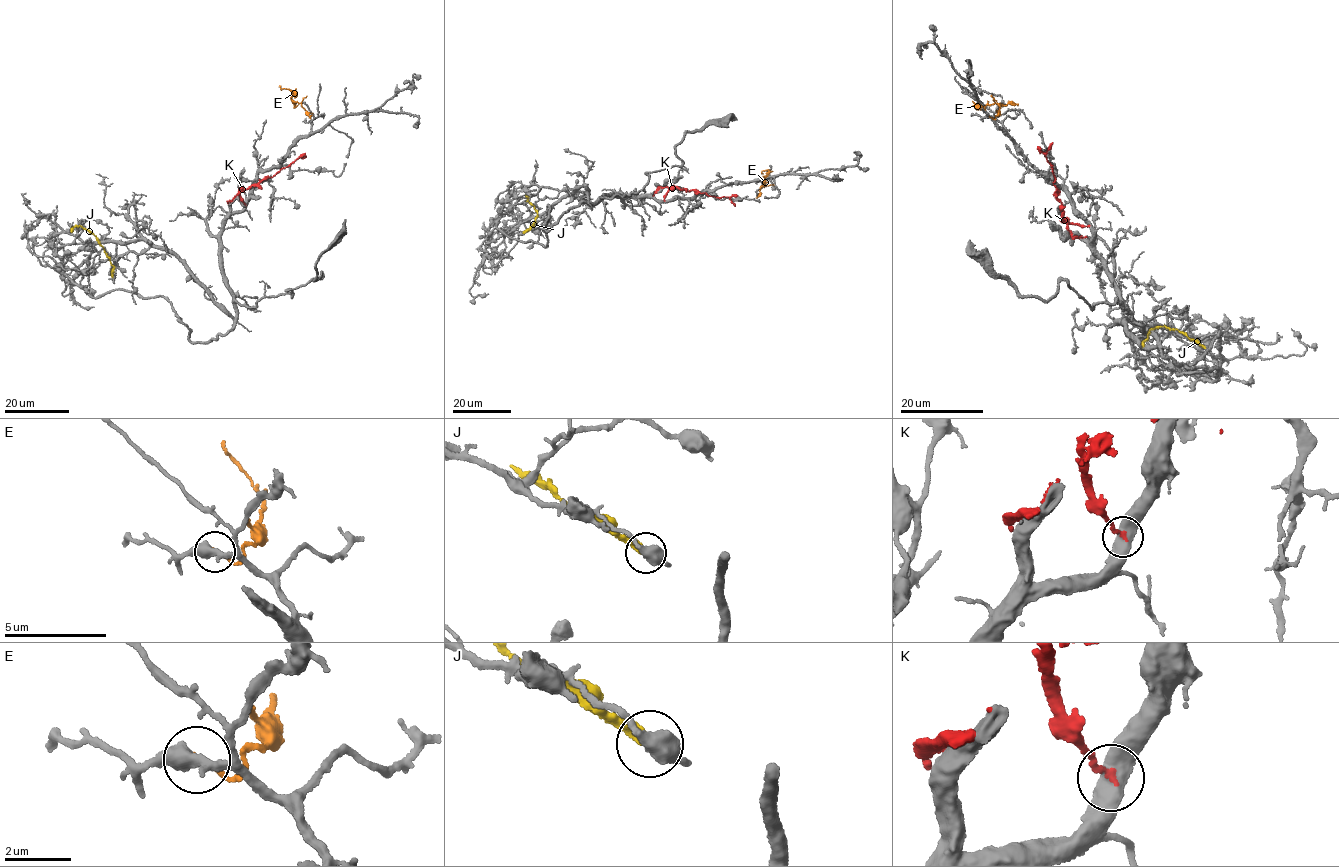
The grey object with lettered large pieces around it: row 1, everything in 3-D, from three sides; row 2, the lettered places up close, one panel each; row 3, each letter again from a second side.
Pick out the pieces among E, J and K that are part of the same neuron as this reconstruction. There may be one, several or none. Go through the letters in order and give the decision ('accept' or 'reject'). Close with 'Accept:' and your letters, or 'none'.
E: accept
J: reject
K: reject
Accept: E

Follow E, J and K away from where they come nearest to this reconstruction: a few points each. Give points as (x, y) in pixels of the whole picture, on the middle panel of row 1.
E: (767, 176), (764, 178), (765, 186), (761, 186), (769, 173), (766, 169), (762, 173)
J: (523, 233), (537, 216), (525, 195)
K: (664, 201), (667, 192), (678, 187), (710, 196), (727, 197), (735, 206)

